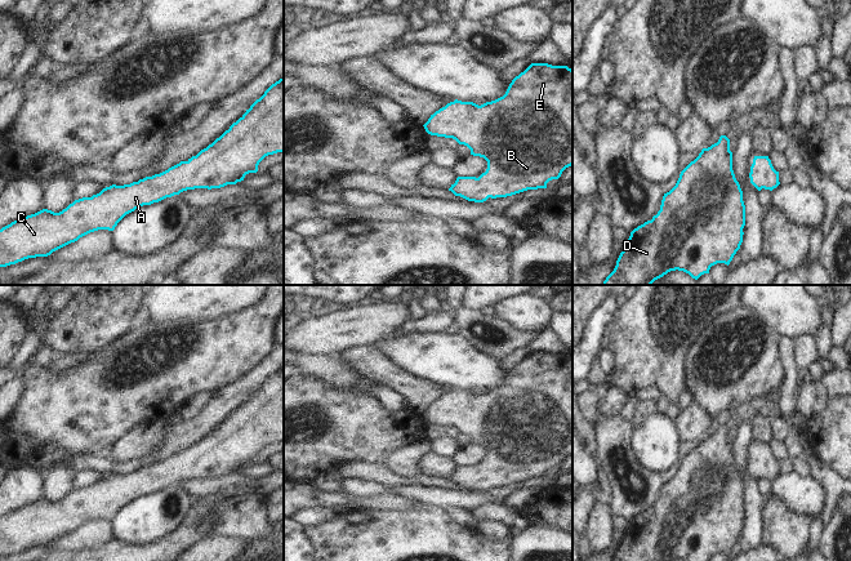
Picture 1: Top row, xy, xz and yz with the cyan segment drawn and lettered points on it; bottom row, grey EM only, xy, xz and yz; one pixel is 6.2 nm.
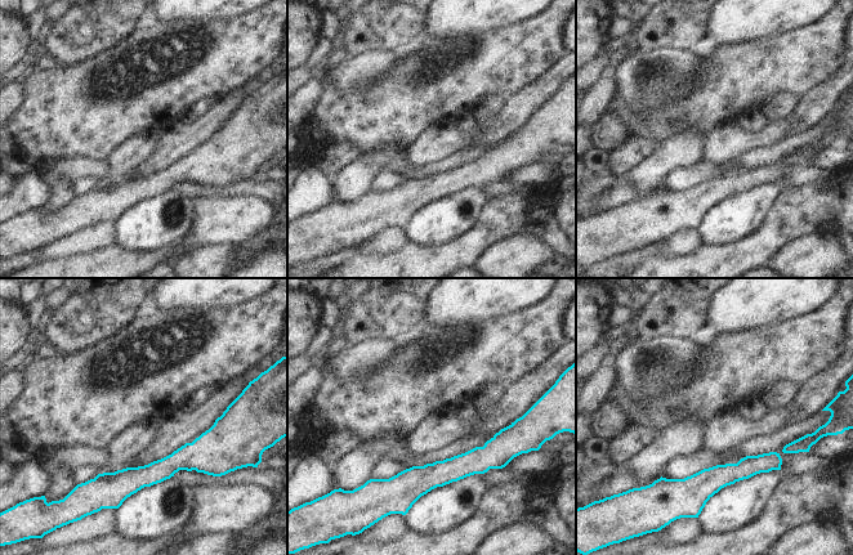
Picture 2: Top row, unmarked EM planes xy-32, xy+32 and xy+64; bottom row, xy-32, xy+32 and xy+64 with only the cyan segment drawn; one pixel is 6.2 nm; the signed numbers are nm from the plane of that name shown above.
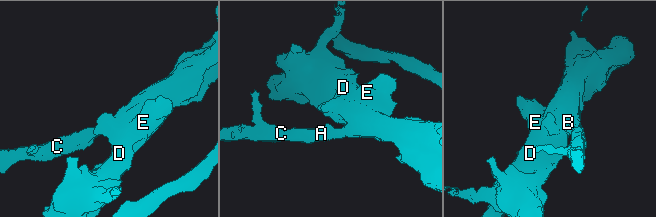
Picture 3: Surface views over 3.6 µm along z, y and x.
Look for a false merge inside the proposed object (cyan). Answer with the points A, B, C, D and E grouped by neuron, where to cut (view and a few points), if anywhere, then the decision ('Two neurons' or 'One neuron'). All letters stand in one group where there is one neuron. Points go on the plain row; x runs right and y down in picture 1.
Groups: A B C D E. No split. One neuron.

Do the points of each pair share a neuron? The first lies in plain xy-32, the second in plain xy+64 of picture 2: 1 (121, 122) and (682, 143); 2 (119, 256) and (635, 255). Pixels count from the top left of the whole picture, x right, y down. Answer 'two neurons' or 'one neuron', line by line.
1: two neurons
2: two neurons

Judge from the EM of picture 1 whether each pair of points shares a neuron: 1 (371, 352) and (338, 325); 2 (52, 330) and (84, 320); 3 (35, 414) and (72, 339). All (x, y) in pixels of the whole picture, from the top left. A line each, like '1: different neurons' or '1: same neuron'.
1: different neurons
2: same neuron
3: different neurons

